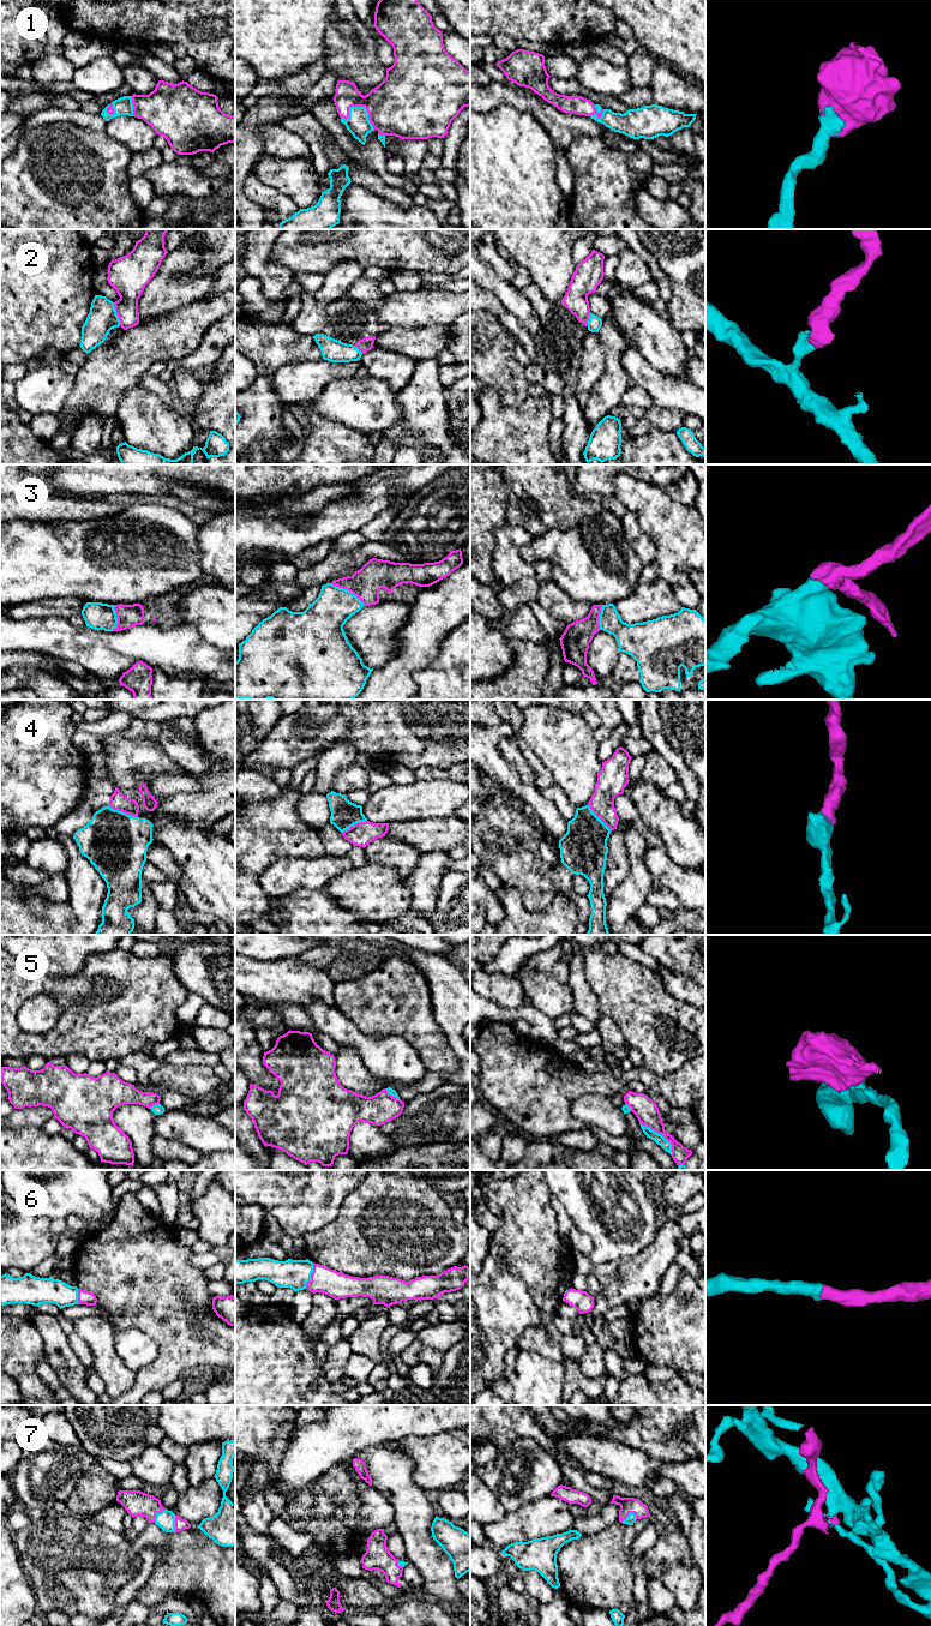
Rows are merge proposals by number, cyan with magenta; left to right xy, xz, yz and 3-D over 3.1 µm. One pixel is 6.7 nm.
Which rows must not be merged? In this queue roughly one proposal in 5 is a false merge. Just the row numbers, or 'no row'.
2, 3, 5

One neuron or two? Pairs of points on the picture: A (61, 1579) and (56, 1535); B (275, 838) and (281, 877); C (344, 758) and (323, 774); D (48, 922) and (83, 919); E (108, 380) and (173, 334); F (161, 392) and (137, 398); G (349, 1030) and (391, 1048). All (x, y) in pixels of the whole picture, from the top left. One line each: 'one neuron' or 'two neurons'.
A: one neuron
B: two neurons
C: one neuron
D: two neurons
E: one neuron
F: two neurons
G: one neuron

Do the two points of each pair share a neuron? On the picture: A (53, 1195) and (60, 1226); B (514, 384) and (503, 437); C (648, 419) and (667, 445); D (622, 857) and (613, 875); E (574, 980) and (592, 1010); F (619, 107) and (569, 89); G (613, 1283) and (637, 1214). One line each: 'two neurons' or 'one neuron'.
A: two neurons
B: two neurons
C: two neurons
D: one neuron
E: one neuron
F: one neuron
G: two neurons

